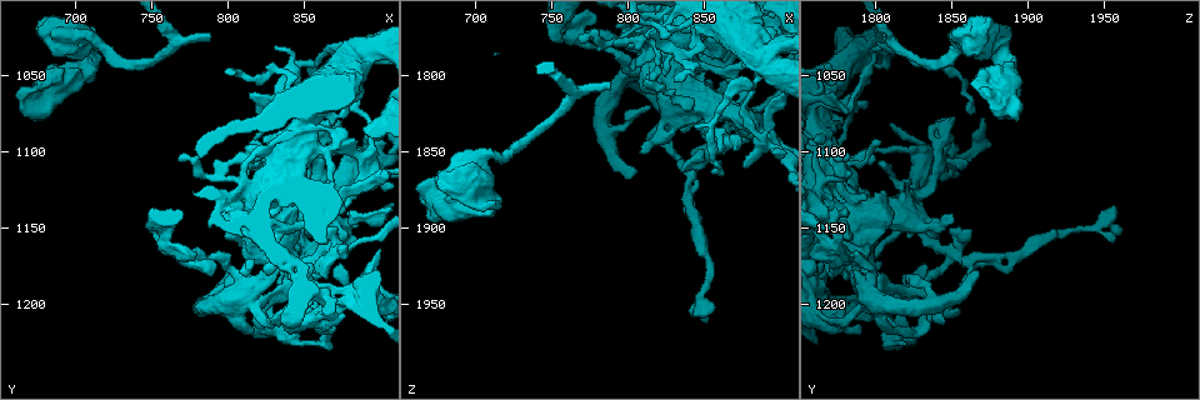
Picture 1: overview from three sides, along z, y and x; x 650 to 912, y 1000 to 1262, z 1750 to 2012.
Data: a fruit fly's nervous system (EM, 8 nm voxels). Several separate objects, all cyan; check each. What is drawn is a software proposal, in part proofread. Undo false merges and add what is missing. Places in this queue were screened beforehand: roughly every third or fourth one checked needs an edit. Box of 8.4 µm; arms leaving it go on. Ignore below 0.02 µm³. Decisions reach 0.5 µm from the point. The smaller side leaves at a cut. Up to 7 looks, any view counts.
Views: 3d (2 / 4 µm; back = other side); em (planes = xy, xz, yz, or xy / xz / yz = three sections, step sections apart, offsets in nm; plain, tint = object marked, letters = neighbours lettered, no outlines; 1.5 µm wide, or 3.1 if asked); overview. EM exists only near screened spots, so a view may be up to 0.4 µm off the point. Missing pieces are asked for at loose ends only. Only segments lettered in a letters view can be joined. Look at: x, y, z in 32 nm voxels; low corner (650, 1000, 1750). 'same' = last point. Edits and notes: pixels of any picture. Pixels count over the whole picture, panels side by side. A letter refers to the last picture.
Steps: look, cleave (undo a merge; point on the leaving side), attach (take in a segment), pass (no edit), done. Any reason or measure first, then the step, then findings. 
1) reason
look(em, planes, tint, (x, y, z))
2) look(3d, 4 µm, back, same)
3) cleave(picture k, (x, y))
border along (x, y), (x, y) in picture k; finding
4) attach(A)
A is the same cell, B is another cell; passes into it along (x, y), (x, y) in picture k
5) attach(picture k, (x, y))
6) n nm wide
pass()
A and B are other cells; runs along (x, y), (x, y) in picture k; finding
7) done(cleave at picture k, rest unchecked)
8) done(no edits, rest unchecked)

an open end
look(3d, 4 µm, (788, 1022, 1804))

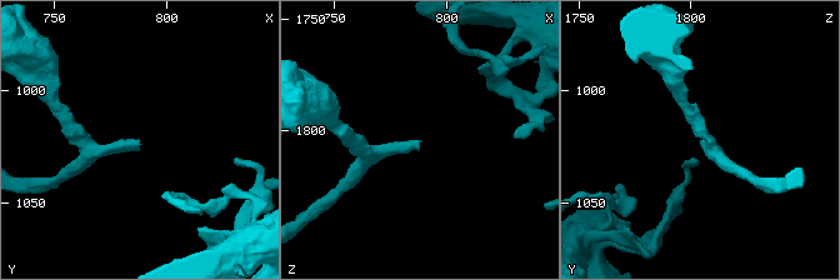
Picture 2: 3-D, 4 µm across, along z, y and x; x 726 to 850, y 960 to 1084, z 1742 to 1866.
need the tissue
look(em, planes, letters, (789, 1023, 1805))

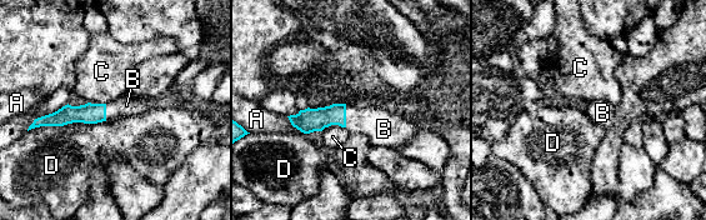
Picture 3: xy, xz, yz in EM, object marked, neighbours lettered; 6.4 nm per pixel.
attach(picture 3, (381, 128))
B is the same cell, A, C and D are other cells; the cell continues

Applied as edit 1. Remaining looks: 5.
look(overview)

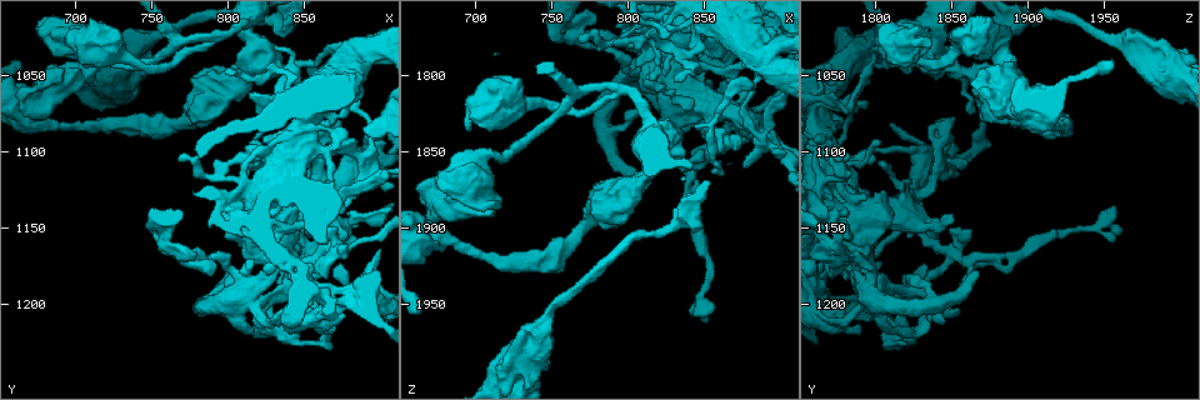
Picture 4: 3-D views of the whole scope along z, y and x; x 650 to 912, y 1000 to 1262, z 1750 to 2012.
free end
look(3d, 2 µm, back, (874, 1106, 1860))

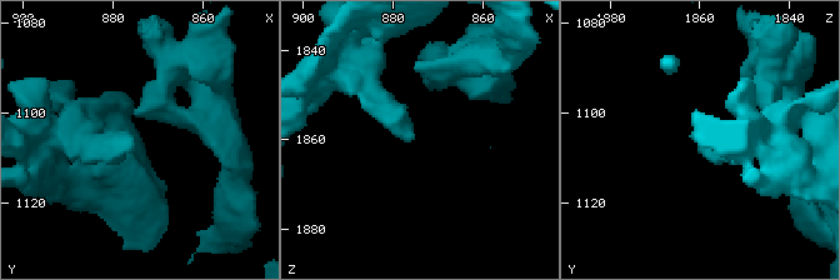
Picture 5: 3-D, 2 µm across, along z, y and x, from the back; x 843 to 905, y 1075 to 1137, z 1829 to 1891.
shape alone is not enough
look(em, planes, letters, (876, 1105, 1860))

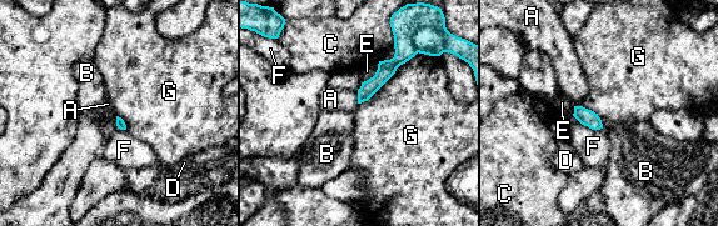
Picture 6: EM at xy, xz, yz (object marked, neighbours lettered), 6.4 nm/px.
pass()
A, B, C, D, E, F and G are other cells; no lettered segment goes on from it

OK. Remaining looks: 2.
free end
look(3d, 2 µm, back, (804, 1178, 1862))

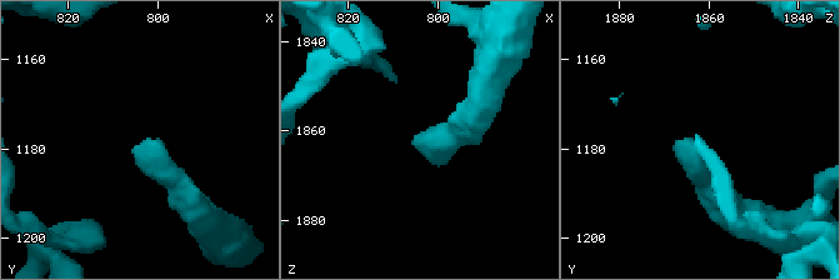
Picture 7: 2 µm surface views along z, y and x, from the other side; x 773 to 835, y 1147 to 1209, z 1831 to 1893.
look(em, planes, letters, (805, 1179, 1861))

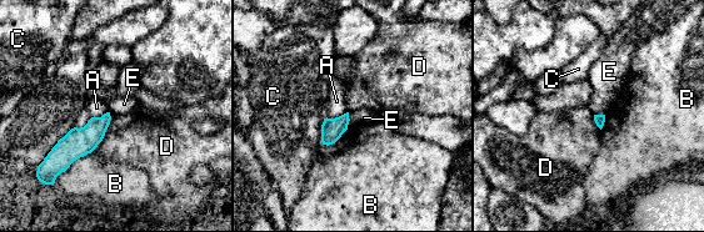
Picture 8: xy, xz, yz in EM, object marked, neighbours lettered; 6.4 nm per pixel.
pass()
A, B, C, D and E are other cells; border along (110, 112), (105, 135), (90, 152) in picture 8; none of them fits

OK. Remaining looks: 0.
done(attach at picture 3, rest unchecked)

